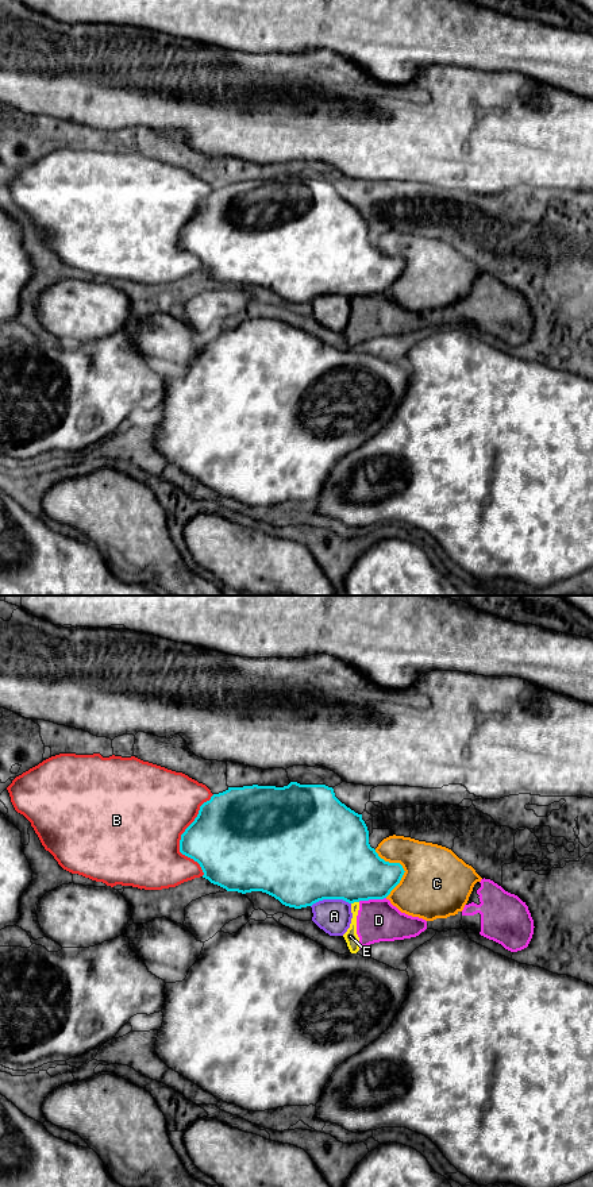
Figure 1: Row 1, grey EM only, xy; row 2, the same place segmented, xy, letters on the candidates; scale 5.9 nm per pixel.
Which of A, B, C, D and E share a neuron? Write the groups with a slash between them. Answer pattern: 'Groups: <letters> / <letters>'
Groups: A / B / C / D E

